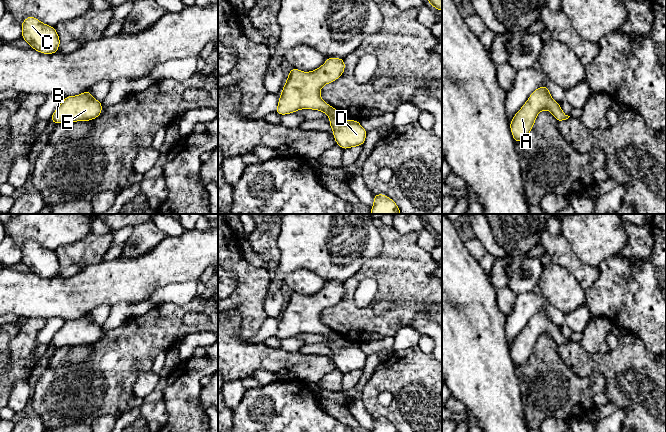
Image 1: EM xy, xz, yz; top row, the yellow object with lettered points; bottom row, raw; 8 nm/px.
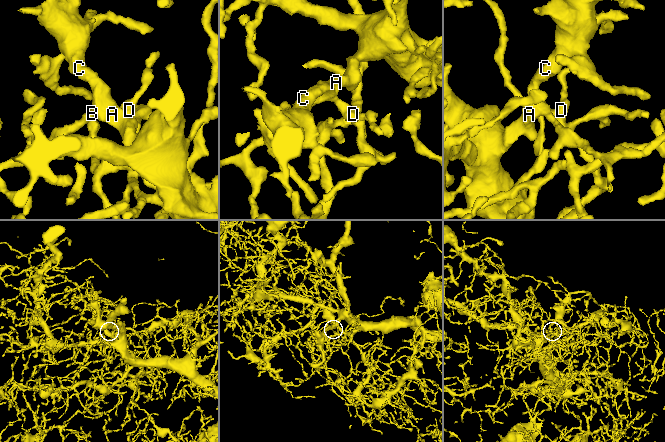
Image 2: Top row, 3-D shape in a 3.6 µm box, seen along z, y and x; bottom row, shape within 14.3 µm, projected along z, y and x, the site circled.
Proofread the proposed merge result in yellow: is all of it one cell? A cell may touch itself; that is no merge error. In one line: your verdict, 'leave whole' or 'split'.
leave whole

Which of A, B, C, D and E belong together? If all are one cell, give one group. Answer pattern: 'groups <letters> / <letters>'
groups A B C D E

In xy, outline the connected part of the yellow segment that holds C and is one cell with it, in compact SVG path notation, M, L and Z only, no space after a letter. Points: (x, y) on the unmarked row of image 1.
M28 240L21 248L22 260L30 271L42 278L58 277L61 268L55 251L42 247L33 240Z

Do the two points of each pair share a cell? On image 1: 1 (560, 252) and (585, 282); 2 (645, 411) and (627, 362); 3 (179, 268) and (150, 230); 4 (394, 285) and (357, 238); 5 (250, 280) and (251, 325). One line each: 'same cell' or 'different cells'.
1: same cell
2: same cell
3: different cells
4: different cells
5: same cell

